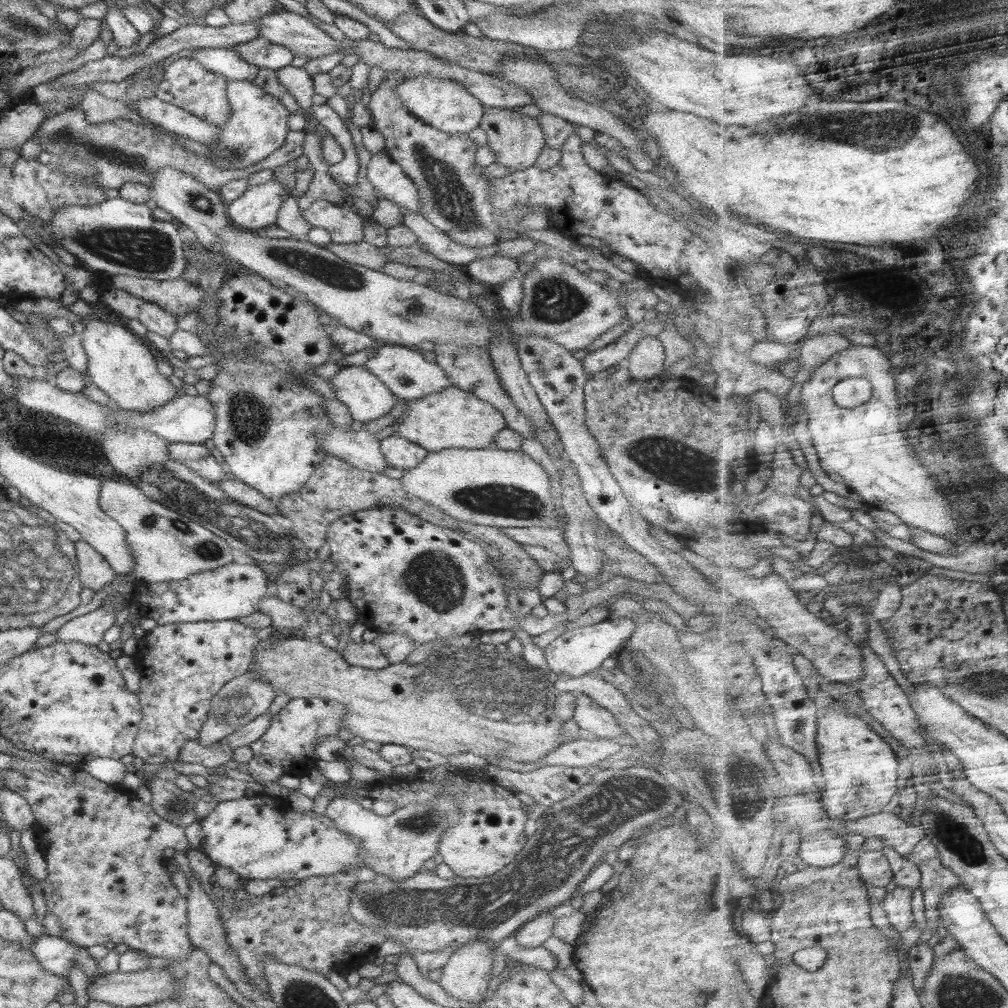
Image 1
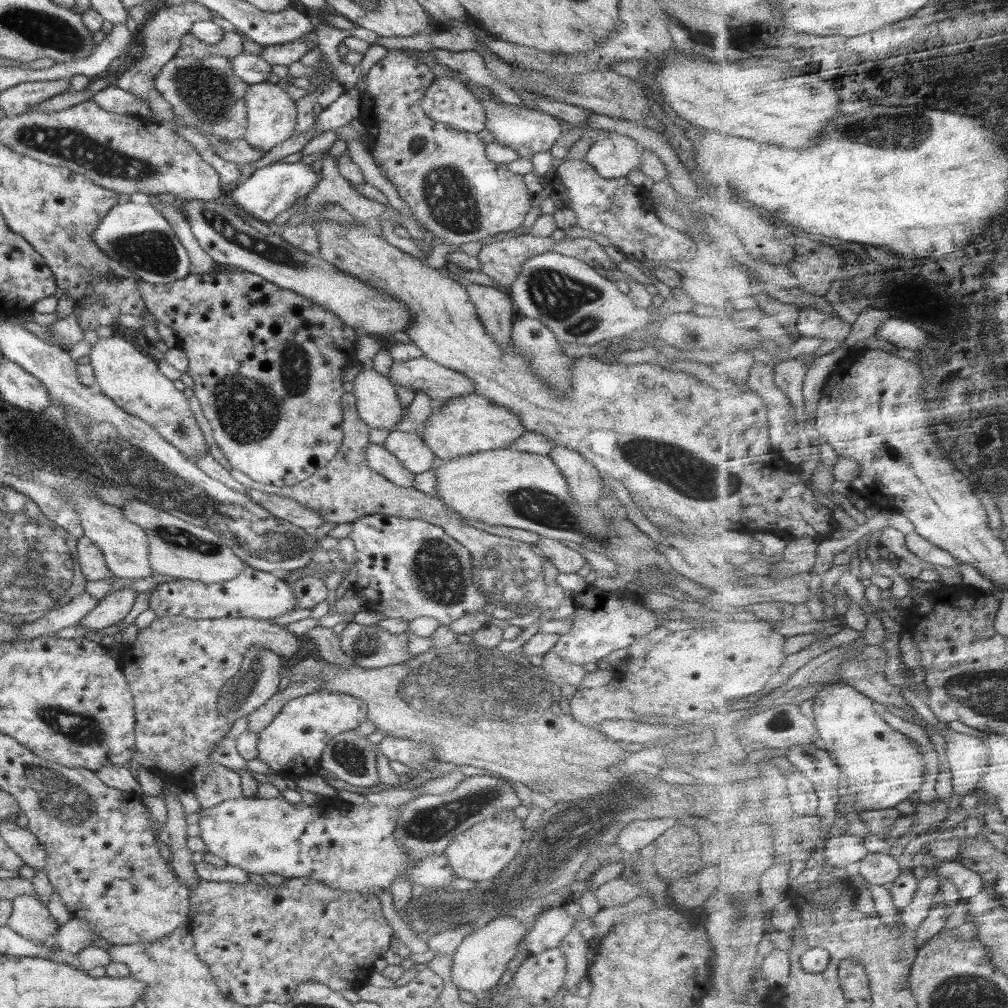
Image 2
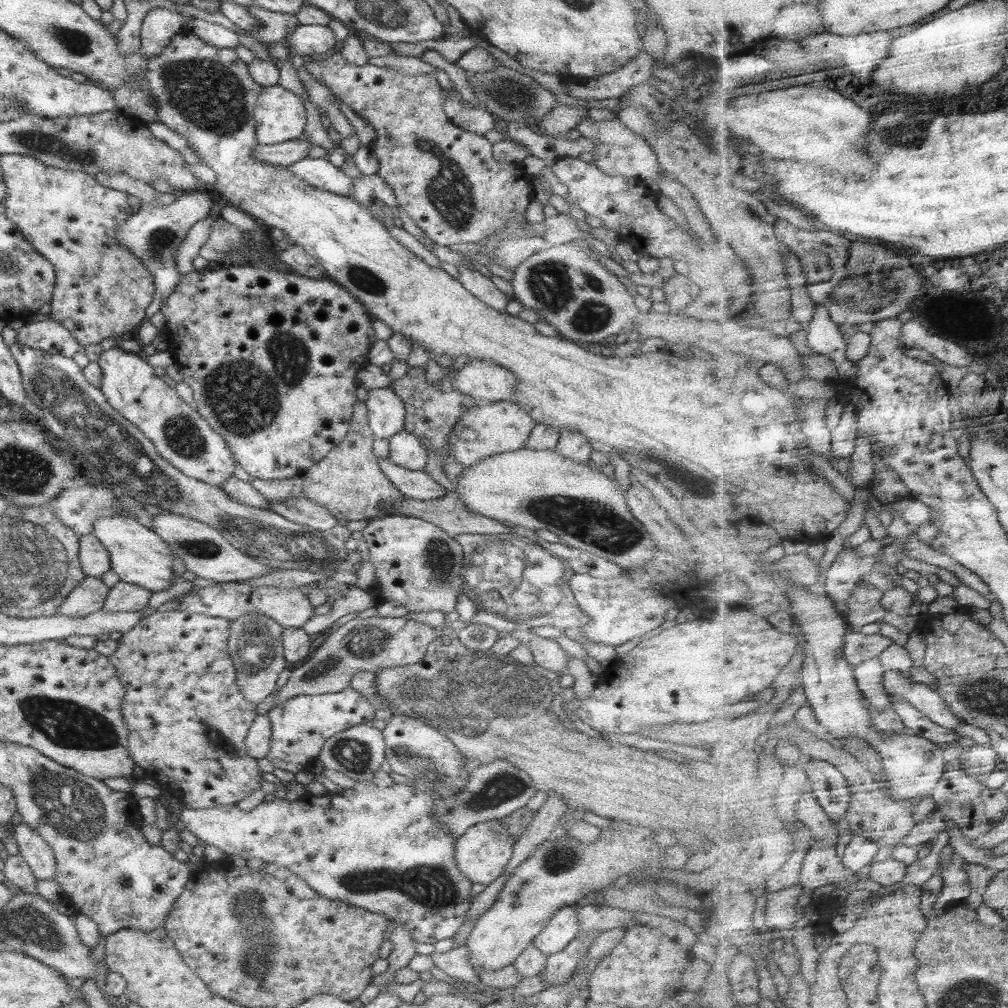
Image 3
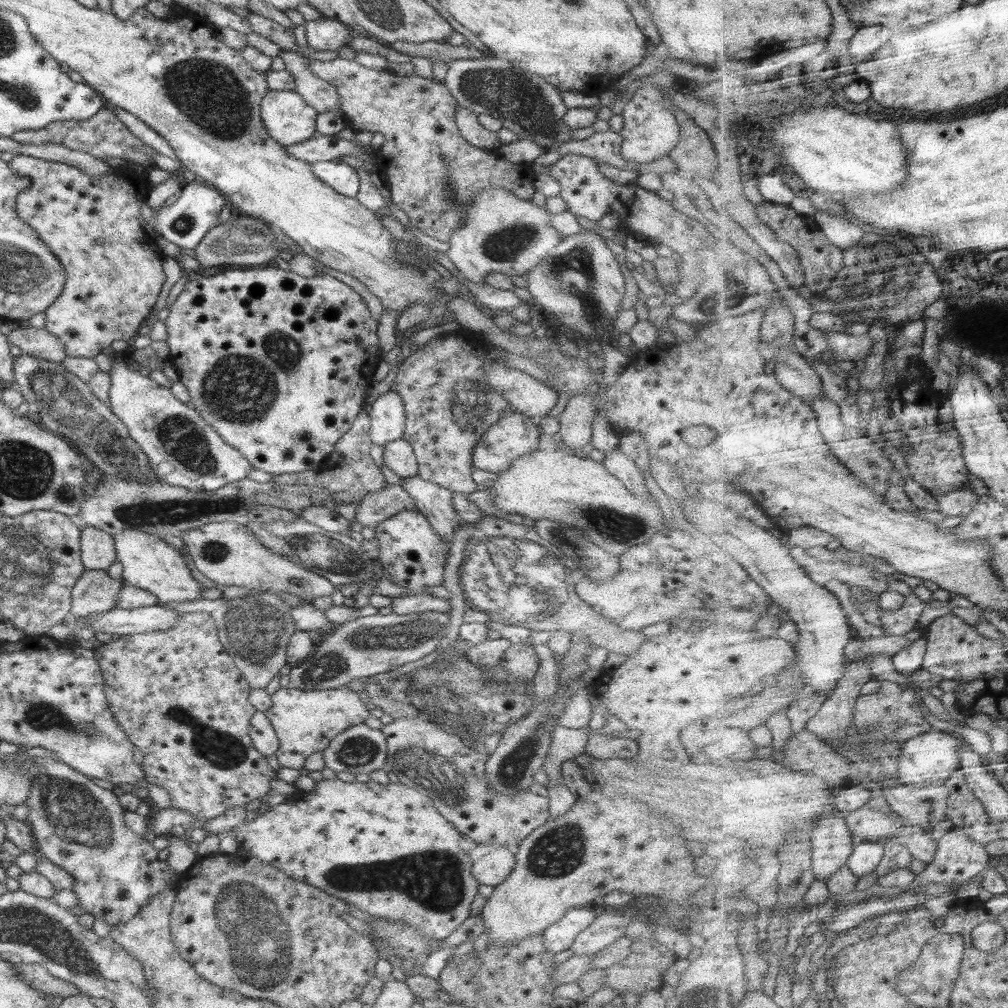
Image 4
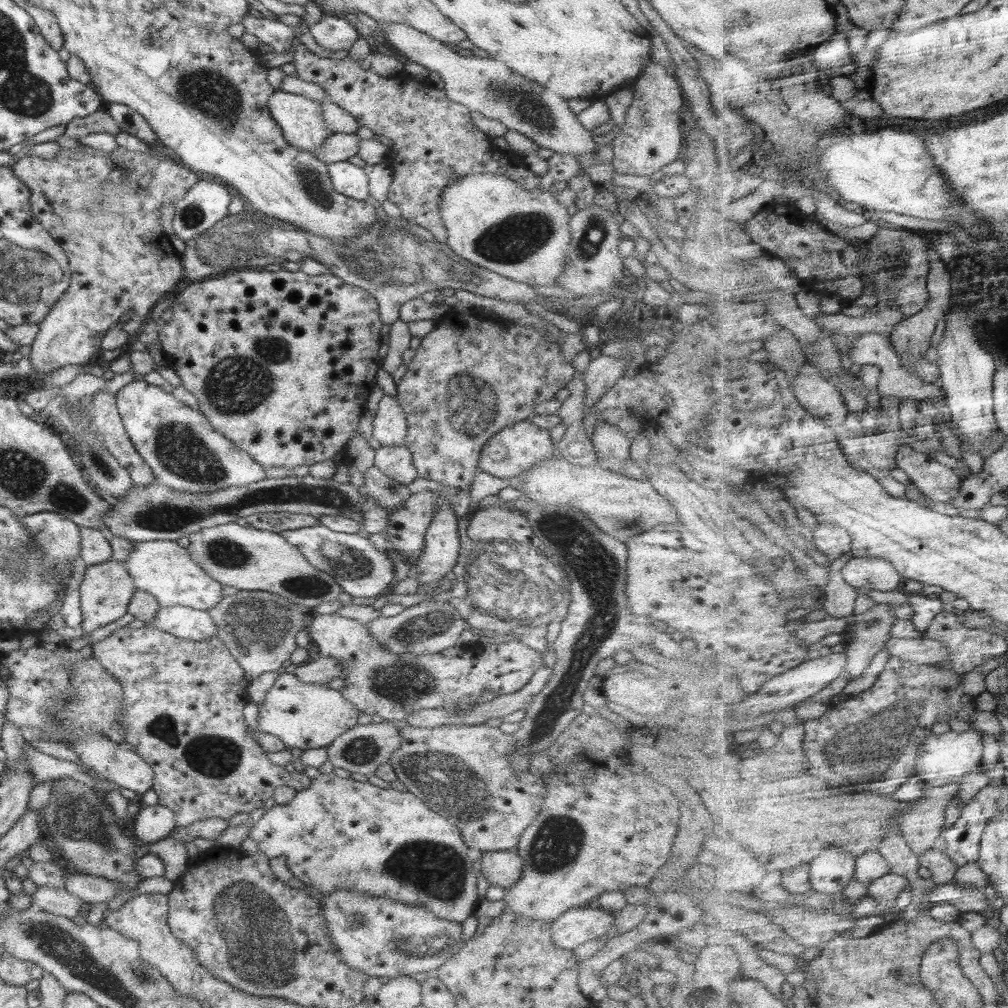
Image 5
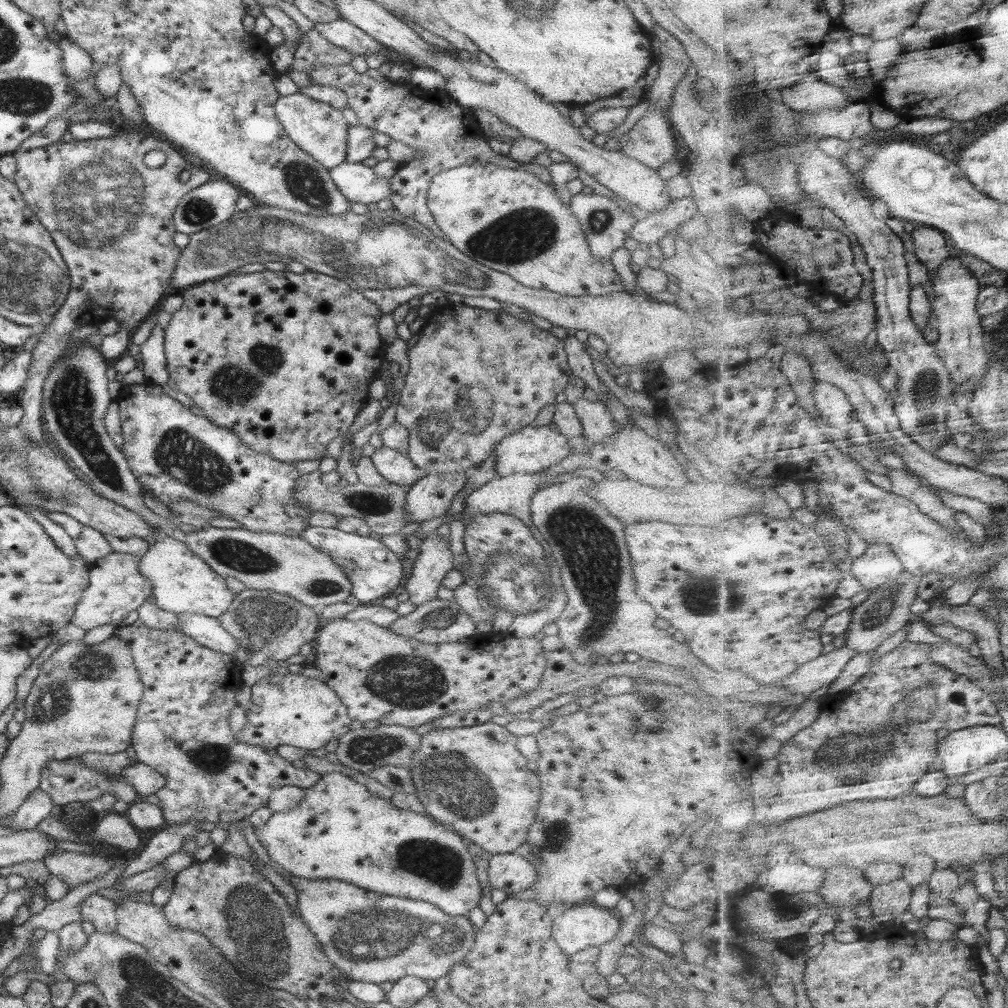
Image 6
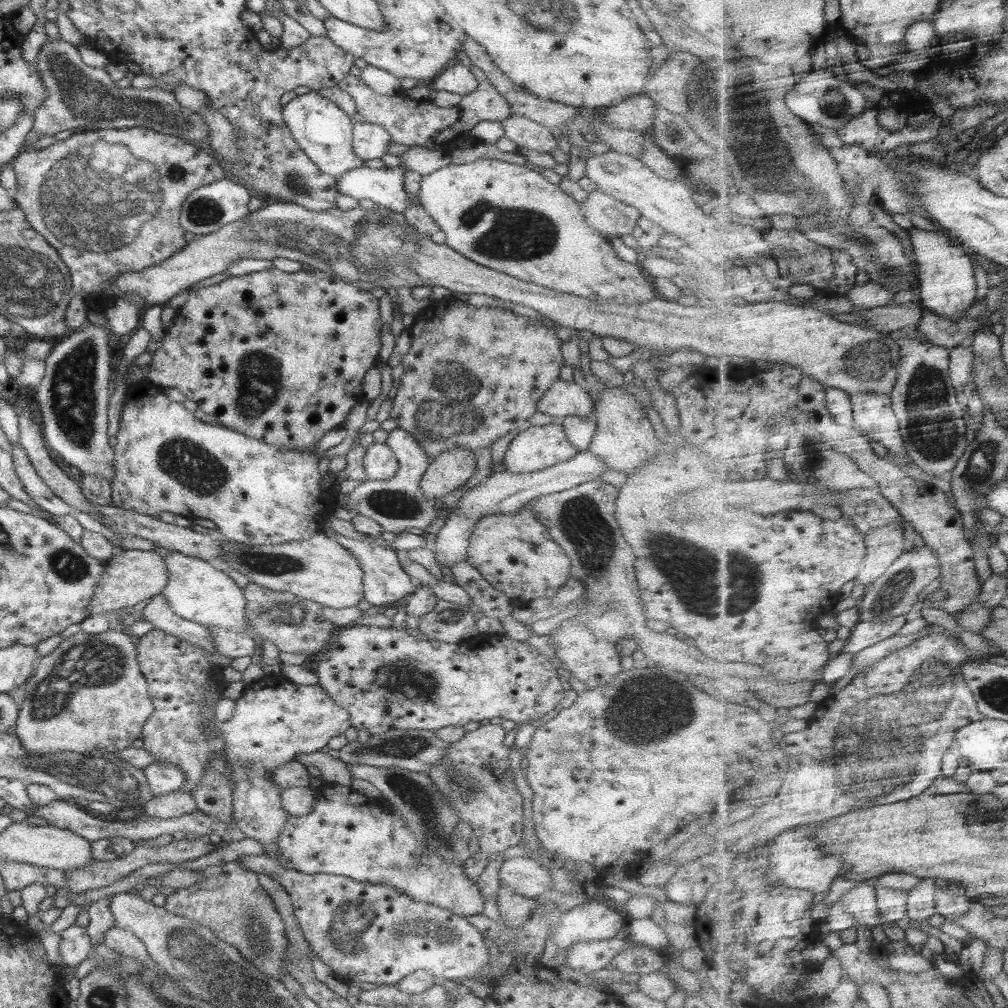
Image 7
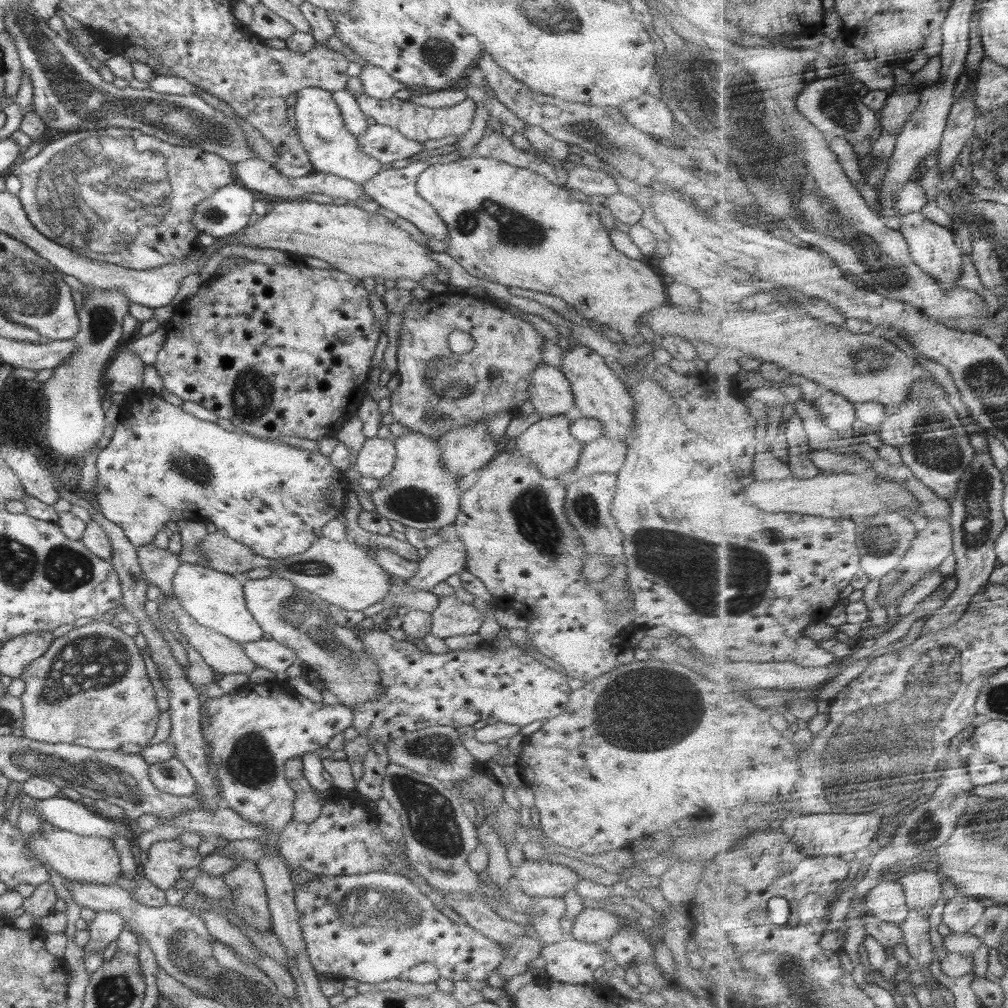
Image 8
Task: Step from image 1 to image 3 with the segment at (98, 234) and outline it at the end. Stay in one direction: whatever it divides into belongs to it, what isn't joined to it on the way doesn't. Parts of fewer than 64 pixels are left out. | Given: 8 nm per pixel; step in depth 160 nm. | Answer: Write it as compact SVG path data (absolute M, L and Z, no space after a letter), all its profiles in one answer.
M188 191L177 195L172 204L162 204L158 201L141 203L136 213L131 215L119 224L116 238L121 245L124 245L136 258L141 260L142 266L152 274L157 300L146 309L145 318L148 320L153 314L160 311L162 301L168 298L169 294L179 283L181 274L176 268L176 250L188 230L198 220L204 220L212 215L219 206L219 199L215 194L203 193L202 191Z

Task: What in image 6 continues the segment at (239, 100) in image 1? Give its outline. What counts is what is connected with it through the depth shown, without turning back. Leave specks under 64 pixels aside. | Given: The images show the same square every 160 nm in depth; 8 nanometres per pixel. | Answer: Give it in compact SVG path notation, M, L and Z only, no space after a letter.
M302 92L290 96L278 96L274 108L275 115L290 140L302 151L312 156L314 160L320 162L324 168L330 170L346 160L349 124L342 116L341 110L314 100Z

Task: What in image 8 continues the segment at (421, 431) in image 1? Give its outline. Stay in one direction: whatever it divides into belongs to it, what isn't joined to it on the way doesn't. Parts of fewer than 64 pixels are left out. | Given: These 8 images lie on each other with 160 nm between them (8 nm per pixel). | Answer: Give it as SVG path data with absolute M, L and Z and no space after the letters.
M565 415L544 416L517 436L514 445L514 450L519 450L522 456L528 457L540 470L540 474L550 479L572 473L578 465L583 449L583 444L572 436L571 420Z

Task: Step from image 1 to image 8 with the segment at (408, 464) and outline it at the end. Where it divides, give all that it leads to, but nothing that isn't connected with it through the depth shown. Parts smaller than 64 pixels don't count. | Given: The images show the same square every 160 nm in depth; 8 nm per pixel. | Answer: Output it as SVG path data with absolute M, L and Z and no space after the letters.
M367 438L357 454L355 470L362 477L380 481L392 472L395 460L396 451L392 439Z

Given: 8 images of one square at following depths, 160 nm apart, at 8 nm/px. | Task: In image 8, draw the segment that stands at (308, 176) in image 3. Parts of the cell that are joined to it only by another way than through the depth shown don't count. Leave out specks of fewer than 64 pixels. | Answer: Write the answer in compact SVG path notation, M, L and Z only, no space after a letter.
M458 151L451 152L446 155L437 155L433 157L426 157L423 161L416 161L415 163L410 163L404 168L381 170L378 172L374 178L371 178L364 186L366 194L376 201L378 204L382 205L384 208L395 212L398 216L412 222L420 232L426 236L431 236L432 238L437 238L442 240L442 242L448 242L449 234L448 227L446 223L438 216L438 213L434 210L431 204L428 204L418 191L416 190L416 183L418 175L428 166L432 164L446 164L452 161L456 161L463 157Z

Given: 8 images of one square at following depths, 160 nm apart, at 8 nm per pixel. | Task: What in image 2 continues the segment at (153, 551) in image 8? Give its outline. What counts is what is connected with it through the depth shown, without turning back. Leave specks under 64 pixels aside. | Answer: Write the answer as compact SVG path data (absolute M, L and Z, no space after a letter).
M86 591L78 596L72 597L72 600L62 606L62 608L53 609L40 619L30 623L18 626L19 634L15 640L9 640L10 643L21 643L22 641L32 640L39 636L55 634L59 630L76 626L80 621L94 611L99 600L90 596Z

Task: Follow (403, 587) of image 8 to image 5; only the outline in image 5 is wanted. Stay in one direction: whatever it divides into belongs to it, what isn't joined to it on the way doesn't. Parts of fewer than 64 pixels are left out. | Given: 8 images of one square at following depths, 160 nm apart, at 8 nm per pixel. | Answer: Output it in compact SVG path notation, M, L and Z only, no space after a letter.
M322 524L281 532L280 536L300 550L314 568L327 572L334 577L350 596L370 598L382 594L394 580L394 565L386 553L376 550L368 538L362 538L357 533L348 534L334 532Z

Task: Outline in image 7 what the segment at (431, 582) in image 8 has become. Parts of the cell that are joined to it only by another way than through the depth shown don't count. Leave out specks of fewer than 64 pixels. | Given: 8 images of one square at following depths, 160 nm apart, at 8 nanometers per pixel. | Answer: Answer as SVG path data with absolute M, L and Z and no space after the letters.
M588 450L577 451L570 459L555 466L527 474L517 474L508 470L496 469L493 475L480 485L472 488L470 492L458 502L457 509L448 517L442 529L438 532L436 543L431 549L436 555L436 562L442 567L450 567L461 560L465 560L468 549L468 540L472 537L476 523L482 516L490 514L514 514L520 512L524 506L539 497L562 492L599 479L606 472L604 461Z

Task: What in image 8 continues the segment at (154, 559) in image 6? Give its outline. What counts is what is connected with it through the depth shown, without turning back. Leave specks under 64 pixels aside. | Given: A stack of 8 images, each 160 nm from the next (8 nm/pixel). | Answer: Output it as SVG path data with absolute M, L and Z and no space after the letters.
M180 562L172 582L173 596L197 624L211 628L239 643L264 638L265 632L246 607L240 577L218 572L210 566Z

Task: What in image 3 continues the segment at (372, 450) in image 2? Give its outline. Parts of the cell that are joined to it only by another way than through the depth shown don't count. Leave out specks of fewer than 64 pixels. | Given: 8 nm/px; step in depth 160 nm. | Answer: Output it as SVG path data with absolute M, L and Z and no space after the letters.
M389 457L377 458L377 464L388 481L404 495L417 500L430 501L444 497L445 488L434 482L425 471L409 470L392 463Z

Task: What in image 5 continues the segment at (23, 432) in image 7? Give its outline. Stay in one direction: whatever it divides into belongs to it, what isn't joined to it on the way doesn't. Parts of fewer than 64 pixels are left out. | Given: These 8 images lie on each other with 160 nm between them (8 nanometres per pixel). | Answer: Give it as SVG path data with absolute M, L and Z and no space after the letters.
M123 144L109 153L91 147L82 146L80 150L62 147L57 155L47 159L28 155L30 149L26 146L12 156L13 173L31 190L32 214L64 249L71 270L68 290L38 324L39 331L31 344L30 364L39 374L47 374L47 377L40 379L32 375L30 381L61 387L84 372L85 363L98 352L104 334L112 324L118 323L131 310L133 315L122 322L122 328L128 336L140 333L162 294L170 292L172 286L183 278L181 256L163 230L160 208L182 200L202 175L184 167L159 145L150 146L147 153L128 150Z

